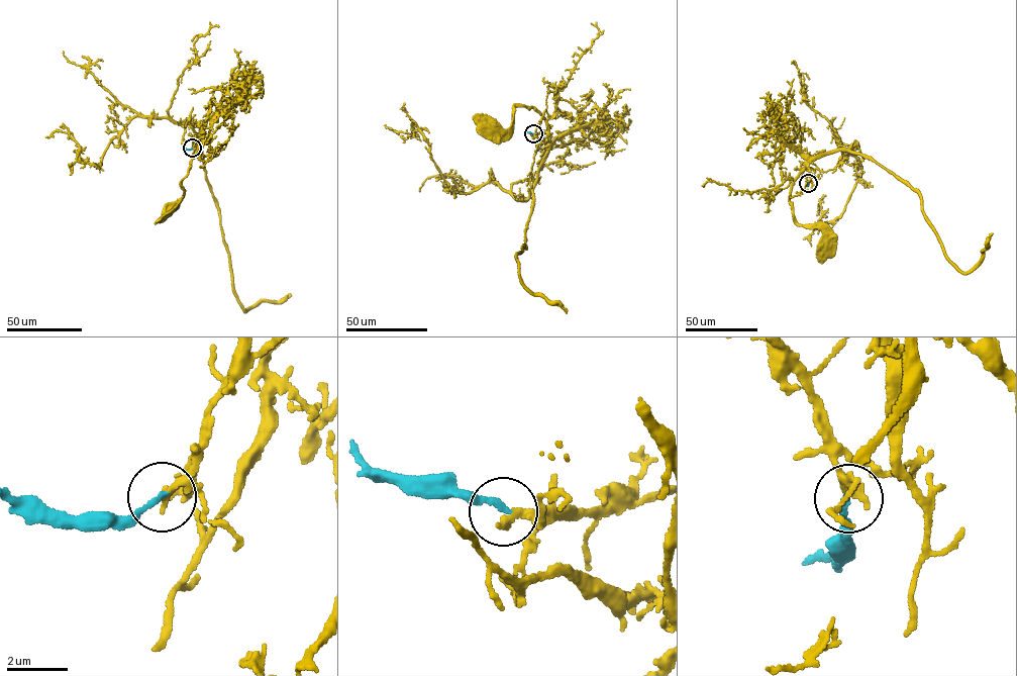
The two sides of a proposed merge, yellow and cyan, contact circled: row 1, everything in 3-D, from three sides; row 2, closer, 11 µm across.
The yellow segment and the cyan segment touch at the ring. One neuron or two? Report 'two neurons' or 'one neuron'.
one neuron

